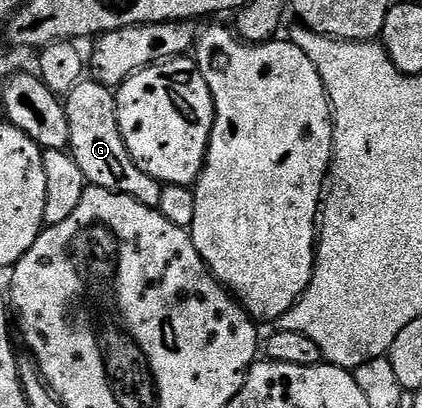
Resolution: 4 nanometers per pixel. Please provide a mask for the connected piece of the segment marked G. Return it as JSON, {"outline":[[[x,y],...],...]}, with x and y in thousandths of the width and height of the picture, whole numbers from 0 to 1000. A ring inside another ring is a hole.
{"outline":[[[197,194],[161,228],[149,255],[159,272],[159,301],[168,311],[161,373],[173,377],[178,400],[197,409],[204,446],[265,473],[289,473],[367,512],[386,456],[339,422],[320,390],[310,390],[310,370],[301,370],[301,350],[291,350],[291,331],[282,321],[270,221],[227,194]]]}

